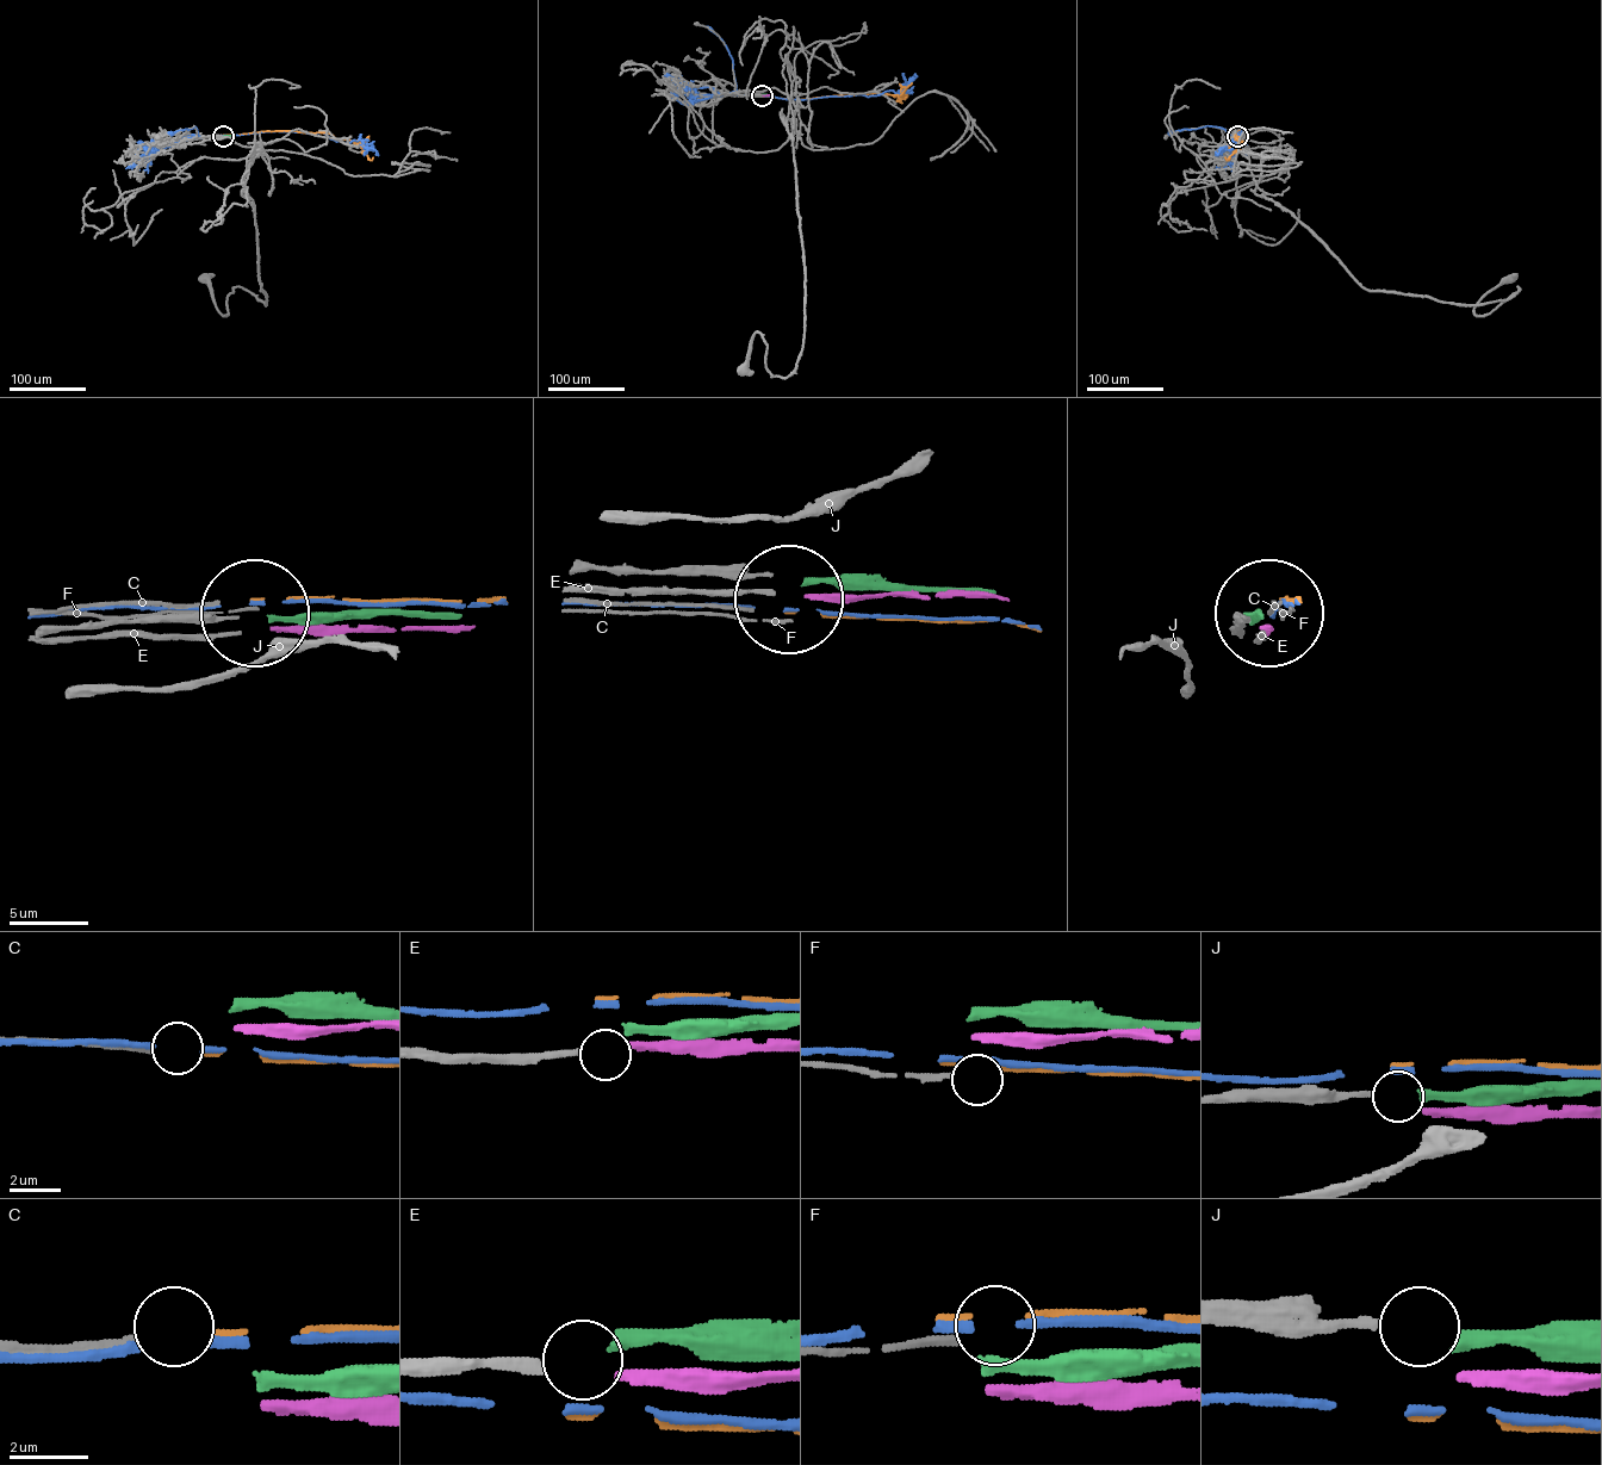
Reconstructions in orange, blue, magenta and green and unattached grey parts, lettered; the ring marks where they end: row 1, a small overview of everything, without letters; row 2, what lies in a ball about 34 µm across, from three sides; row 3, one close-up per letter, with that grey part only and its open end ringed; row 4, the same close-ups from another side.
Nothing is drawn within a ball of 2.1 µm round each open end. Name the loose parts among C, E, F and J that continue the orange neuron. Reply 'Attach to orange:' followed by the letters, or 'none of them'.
Attach to orange: C

